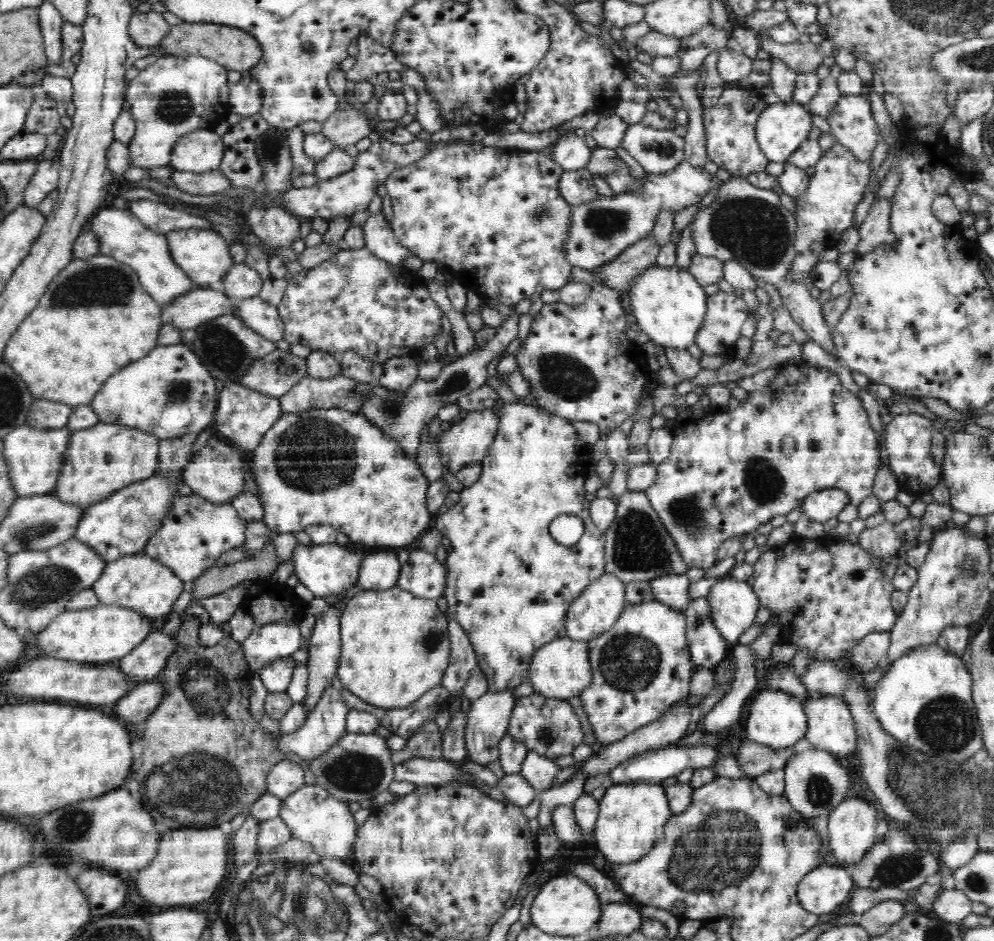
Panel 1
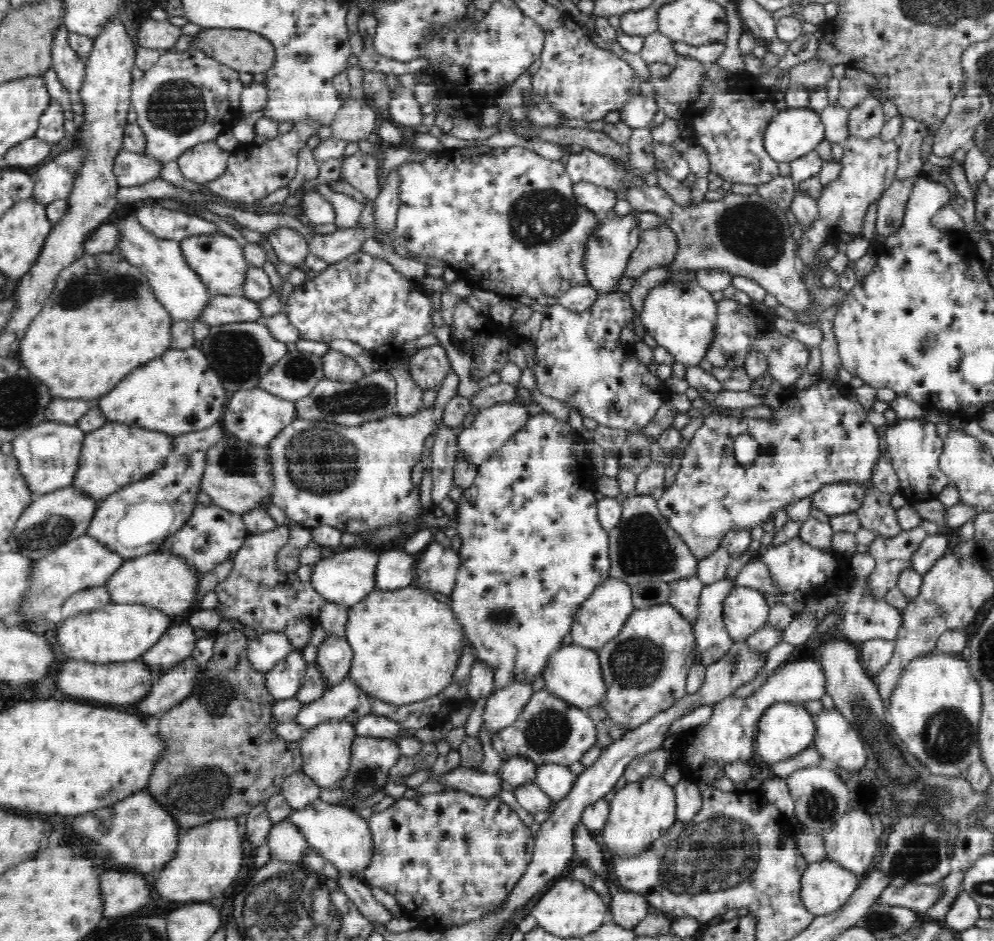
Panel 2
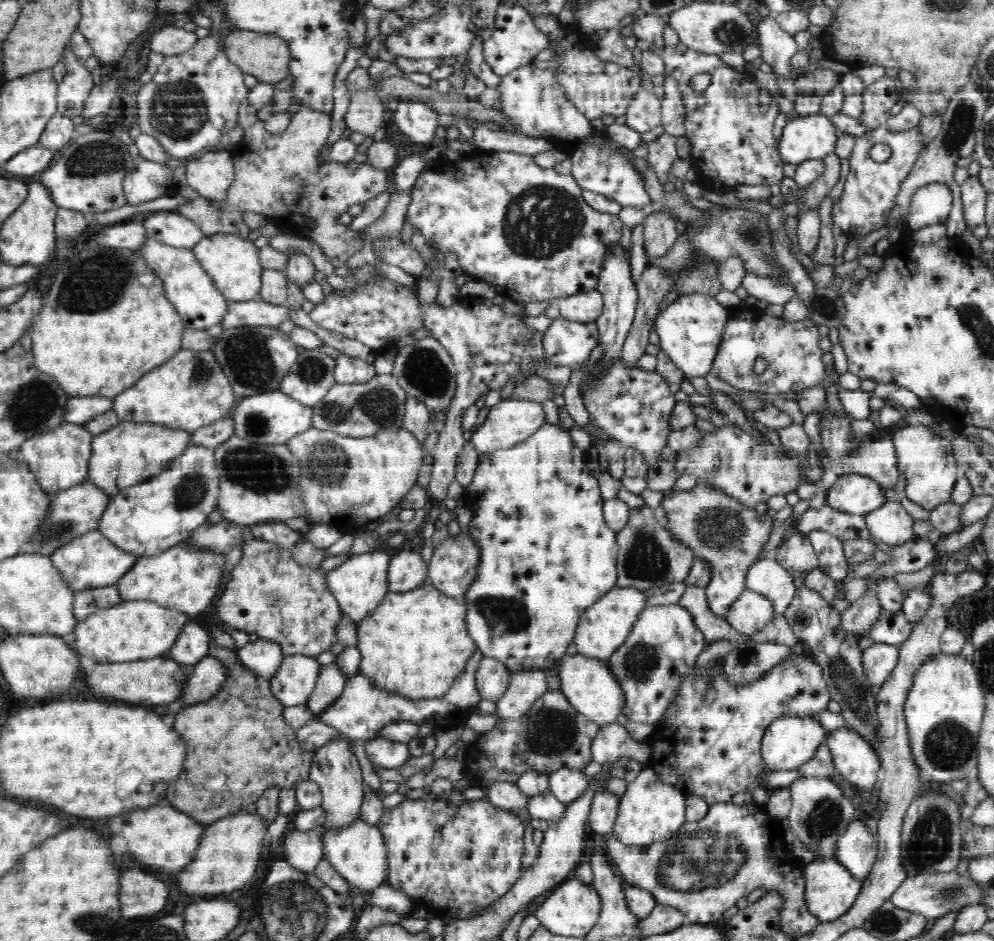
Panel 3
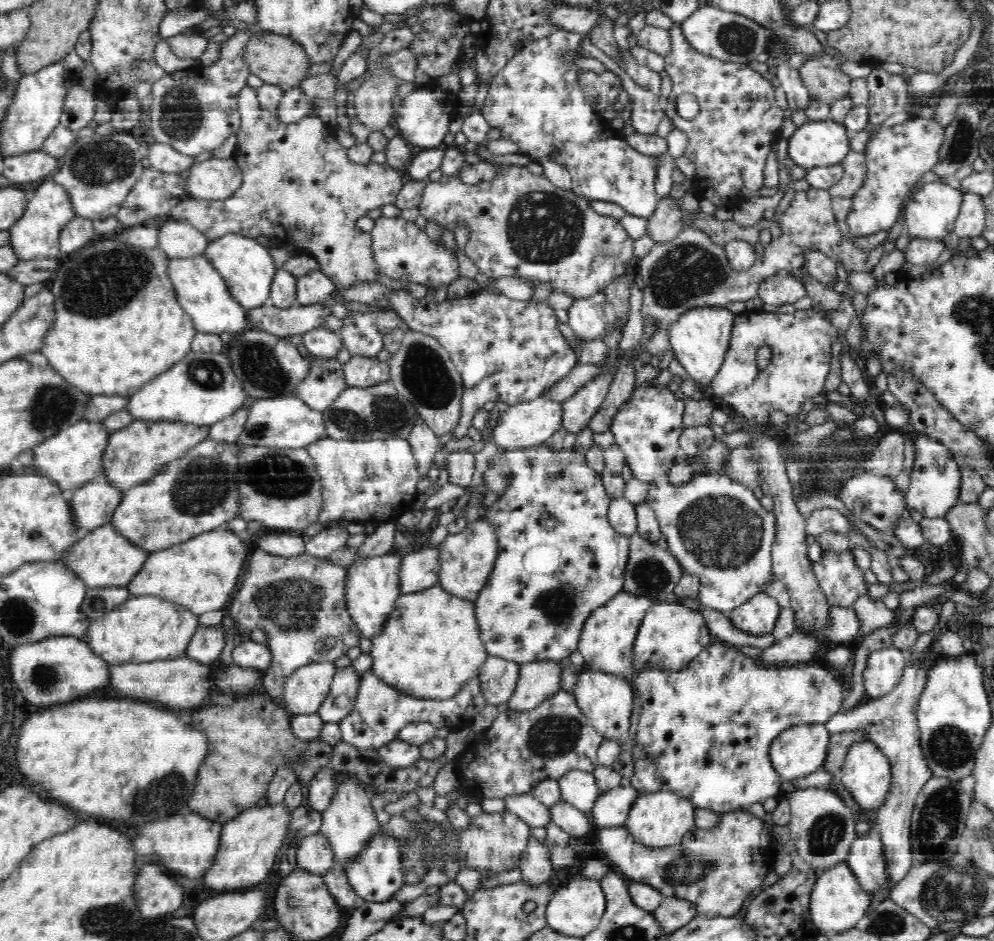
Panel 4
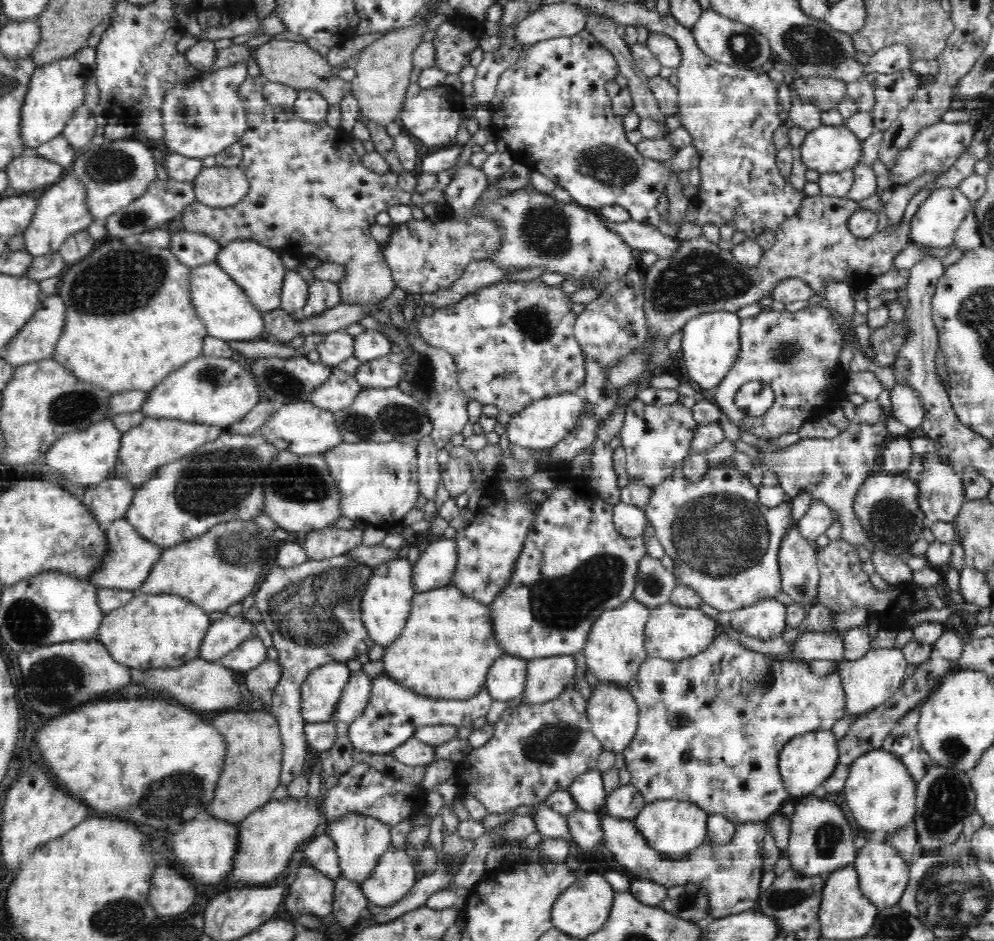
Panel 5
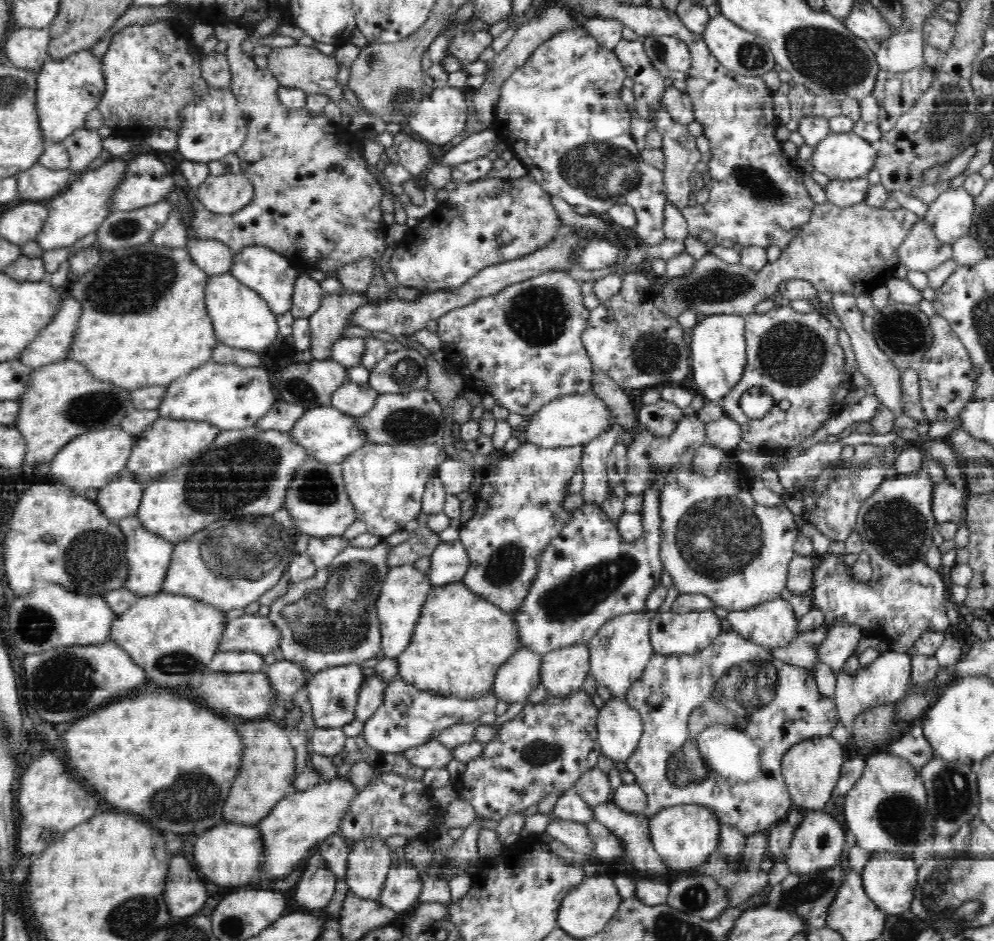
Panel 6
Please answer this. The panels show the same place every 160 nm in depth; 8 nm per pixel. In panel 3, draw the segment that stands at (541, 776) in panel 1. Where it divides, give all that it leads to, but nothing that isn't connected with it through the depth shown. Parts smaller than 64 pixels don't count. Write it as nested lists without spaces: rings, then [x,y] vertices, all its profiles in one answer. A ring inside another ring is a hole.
[[[562,769],[549,776],[552,794],[567,805],[579,801],[592,786],[592,779],[583,771]]]

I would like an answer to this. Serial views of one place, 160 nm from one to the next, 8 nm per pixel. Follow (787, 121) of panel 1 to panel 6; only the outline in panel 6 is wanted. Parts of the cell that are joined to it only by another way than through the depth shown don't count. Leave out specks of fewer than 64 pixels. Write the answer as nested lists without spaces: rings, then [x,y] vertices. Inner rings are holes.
[[[854,132],[830,134],[814,148],[811,162],[832,181],[858,180],[877,165],[878,151],[877,144]]]

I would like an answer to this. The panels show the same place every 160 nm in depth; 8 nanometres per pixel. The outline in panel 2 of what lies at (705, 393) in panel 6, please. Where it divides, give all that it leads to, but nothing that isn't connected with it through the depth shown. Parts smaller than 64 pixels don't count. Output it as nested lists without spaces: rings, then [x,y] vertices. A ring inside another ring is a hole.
[[[694,280],[682,287],[662,284],[649,292],[639,317],[646,333],[670,352],[675,362],[686,368],[700,368],[716,336],[719,305],[712,298],[712,294],[698,286]]]

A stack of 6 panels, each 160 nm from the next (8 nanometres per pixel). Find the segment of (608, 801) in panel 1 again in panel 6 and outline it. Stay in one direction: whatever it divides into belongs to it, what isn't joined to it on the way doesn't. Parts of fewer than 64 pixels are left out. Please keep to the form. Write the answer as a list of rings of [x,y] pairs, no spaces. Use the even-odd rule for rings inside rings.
[[[682,805],[664,809],[649,821],[652,843],[670,871],[683,874],[705,865],[720,846],[721,819],[715,809],[706,805]]]

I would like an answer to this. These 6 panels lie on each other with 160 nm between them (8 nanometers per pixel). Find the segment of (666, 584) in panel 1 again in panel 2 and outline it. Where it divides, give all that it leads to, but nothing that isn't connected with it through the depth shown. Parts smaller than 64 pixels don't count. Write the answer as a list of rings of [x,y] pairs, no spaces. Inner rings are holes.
[[[694,576],[671,582],[671,585],[674,592],[668,603],[680,610],[684,618],[695,625],[699,619],[699,602],[705,584]]]

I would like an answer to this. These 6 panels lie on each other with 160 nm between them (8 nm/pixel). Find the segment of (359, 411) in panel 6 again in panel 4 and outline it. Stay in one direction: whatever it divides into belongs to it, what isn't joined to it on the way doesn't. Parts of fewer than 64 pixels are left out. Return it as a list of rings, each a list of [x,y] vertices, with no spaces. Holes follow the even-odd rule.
[[[312,358],[312,374],[298,385],[295,395],[310,408],[325,411],[348,387],[344,366],[340,362]]]

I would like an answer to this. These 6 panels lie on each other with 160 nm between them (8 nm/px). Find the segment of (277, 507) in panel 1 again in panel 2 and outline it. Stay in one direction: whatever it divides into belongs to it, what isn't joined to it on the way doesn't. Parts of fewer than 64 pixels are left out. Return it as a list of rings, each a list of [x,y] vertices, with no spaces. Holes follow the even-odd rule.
[[[452,372],[436,391],[437,397],[432,406],[408,418],[398,415],[356,428],[326,421],[298,419],[292,422],[269,444],[275,468],[274,505],[280,507],[296,526],[313,529],[330,525],[343,533],[355,534],[356,538],[378,526],[390,522],[409,522],[416,514],[423,513],[418,508],[419,489],[412,483],[412,470],[422,460],[424,440],[435,434],[438,426],[443,424],[450,400],[457,395],[458,381],[457,375]],[[288,526],[262,534],[248,534],[232,559],[233,569],[214,591],[219,598],[222,618],[231,623],[241,622],[259,634],[284,634],[294,650],[302,651],[312,642],[314,630],[321,625],[322,609],[330,602],[314,588],[311,580],[302,582],[296,571],[284,571],[278,566],[277,554],[288,538]]]

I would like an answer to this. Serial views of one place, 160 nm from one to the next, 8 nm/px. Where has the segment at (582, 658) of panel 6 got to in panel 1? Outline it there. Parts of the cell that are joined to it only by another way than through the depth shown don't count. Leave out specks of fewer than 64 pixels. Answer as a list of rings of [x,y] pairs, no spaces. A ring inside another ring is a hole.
[[[514,689],[500,693],[488,692],[473,701],[474,707],[466,724],[465,740],[467,754],[480,765],[485,766],[499,758],[500,742],[506,737],[519,698],[513,691]]]

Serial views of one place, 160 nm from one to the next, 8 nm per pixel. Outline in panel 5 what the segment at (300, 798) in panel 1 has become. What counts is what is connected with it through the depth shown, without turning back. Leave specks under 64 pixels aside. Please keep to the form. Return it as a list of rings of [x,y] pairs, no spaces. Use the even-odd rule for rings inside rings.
[[[393,848],[384,854],[373,877],[365,882],[364,894],[379,908],[396,905],[414,888],[418,868],[412,855]]]

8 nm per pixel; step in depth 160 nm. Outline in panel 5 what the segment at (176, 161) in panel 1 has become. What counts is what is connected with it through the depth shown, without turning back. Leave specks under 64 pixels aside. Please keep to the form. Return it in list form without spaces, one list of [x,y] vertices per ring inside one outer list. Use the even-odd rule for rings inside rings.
[[[204,167],[193,182],[198,202],[215,209],[230,209],[249,193],[249,178],[240,167]]]

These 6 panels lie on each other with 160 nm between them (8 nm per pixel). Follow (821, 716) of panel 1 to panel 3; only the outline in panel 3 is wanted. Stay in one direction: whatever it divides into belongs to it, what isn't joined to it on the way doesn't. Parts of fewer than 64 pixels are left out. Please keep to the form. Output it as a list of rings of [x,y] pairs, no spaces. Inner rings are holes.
[[[840,730],[828,737],[836,771],[860,790],[874,790],[882,762],[872,742],[856,731]]]

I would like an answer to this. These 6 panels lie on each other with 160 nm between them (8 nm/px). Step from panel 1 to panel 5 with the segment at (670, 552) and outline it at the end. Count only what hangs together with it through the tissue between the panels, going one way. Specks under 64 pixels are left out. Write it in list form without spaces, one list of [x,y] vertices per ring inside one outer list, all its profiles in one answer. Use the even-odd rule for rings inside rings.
[[[646,557],[641,562],[641,572],[638,577],[634,599],[653,609],[670,600],[671,592],[677,585],[676,577],[654,557]]]

